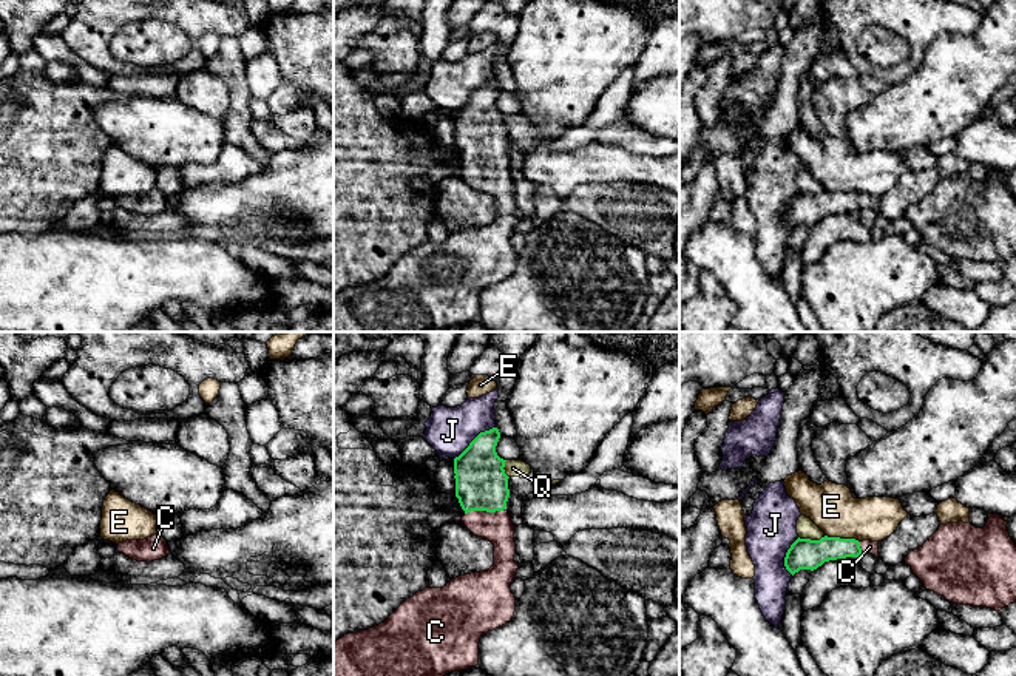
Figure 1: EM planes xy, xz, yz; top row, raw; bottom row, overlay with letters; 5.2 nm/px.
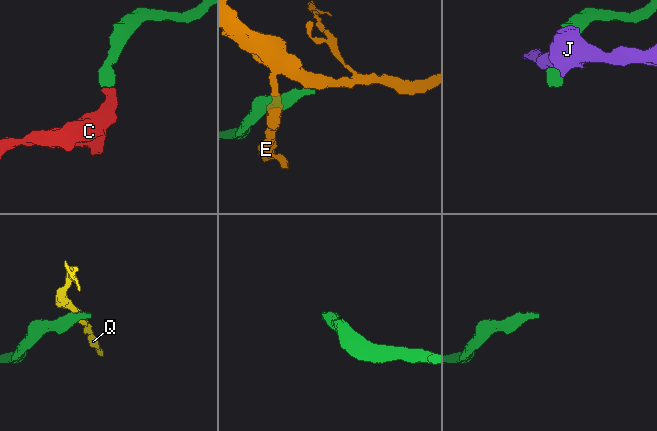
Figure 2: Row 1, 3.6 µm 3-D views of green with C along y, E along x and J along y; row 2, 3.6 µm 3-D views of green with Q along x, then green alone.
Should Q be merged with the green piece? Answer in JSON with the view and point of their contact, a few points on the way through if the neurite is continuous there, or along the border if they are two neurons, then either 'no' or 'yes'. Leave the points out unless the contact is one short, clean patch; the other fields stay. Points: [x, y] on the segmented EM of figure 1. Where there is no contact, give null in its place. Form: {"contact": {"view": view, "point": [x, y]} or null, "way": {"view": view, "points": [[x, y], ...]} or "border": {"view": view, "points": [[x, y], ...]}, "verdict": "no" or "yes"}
{"contact": {"view": "yz", "point": [809, 539]}, "border": {"view": "yz", "points": [[825, 536], [819, 539], [799, 537]]}, "verdict": "no"}

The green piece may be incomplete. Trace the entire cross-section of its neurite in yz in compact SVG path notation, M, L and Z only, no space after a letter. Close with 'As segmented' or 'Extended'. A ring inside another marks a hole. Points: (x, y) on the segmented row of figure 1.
M828 536L820 540L798 537L786 553L784 566L794 576L800 570L814 571L825 562L859 557L862 553L879 557L879 542Z. Extended

